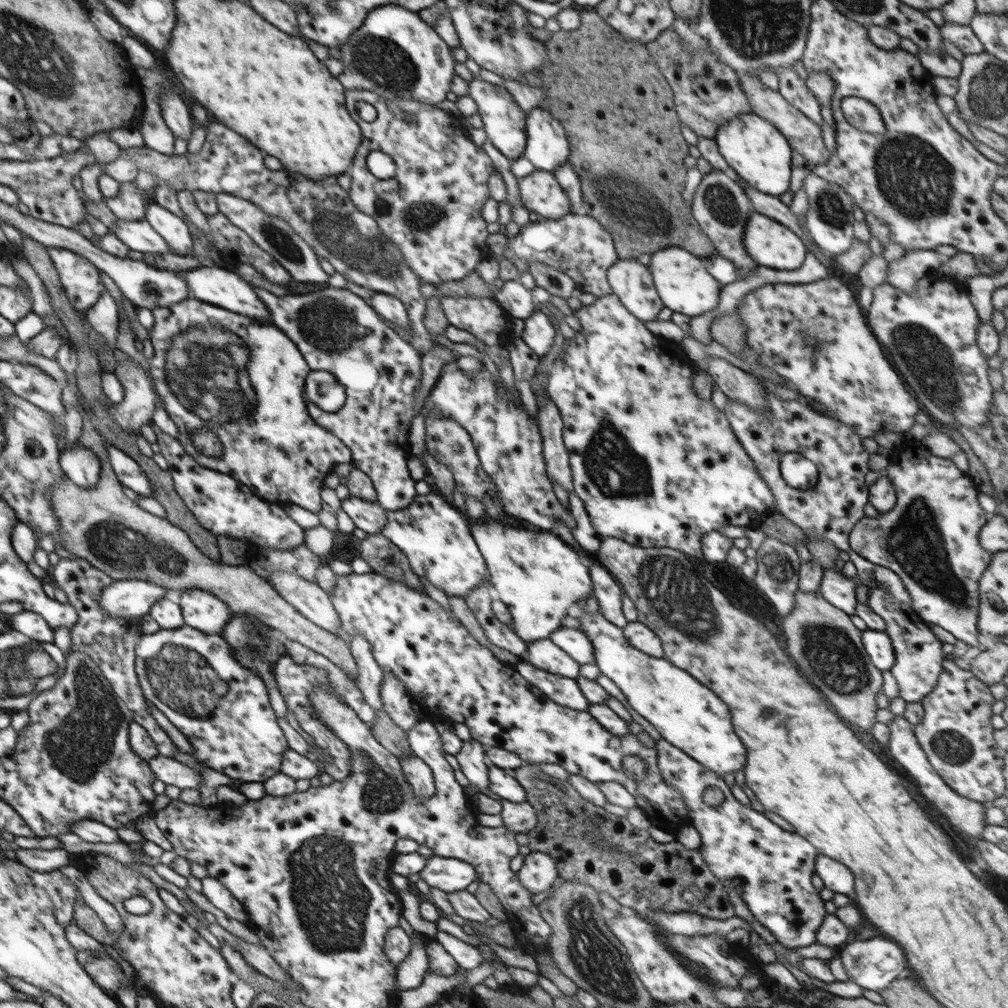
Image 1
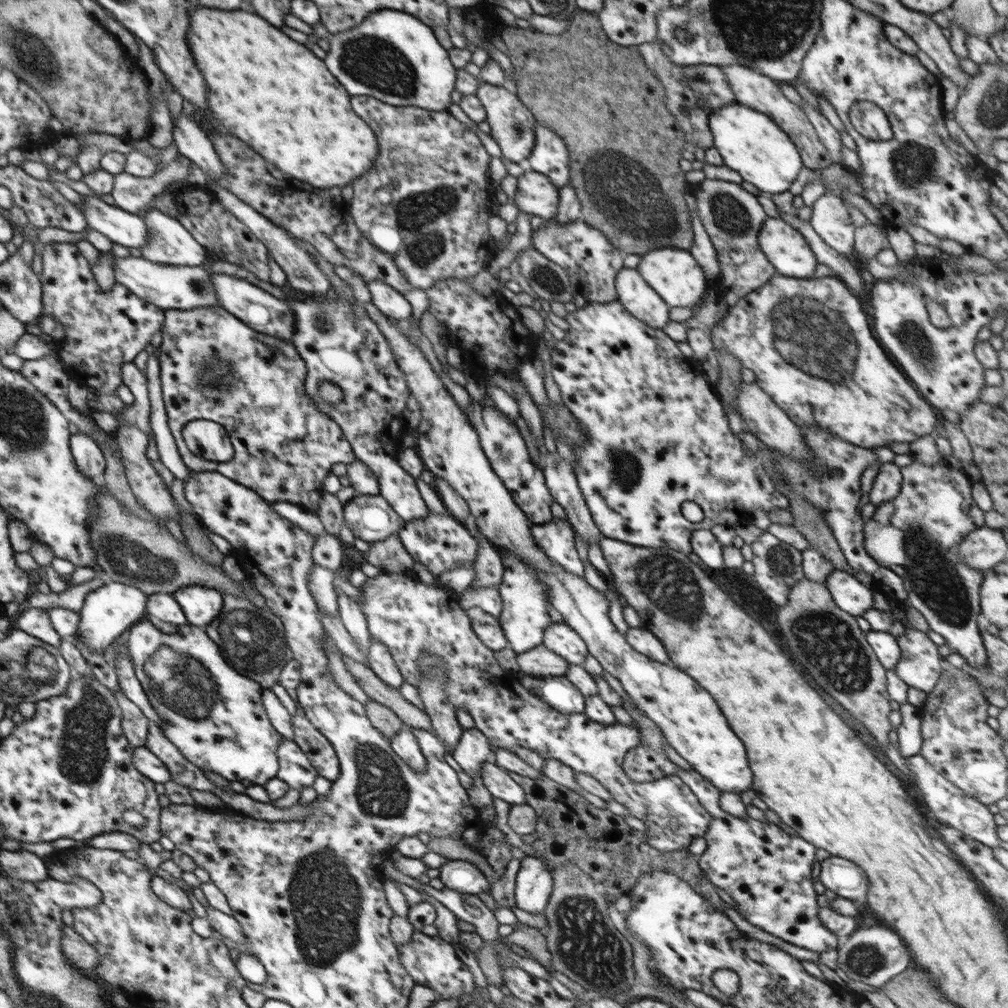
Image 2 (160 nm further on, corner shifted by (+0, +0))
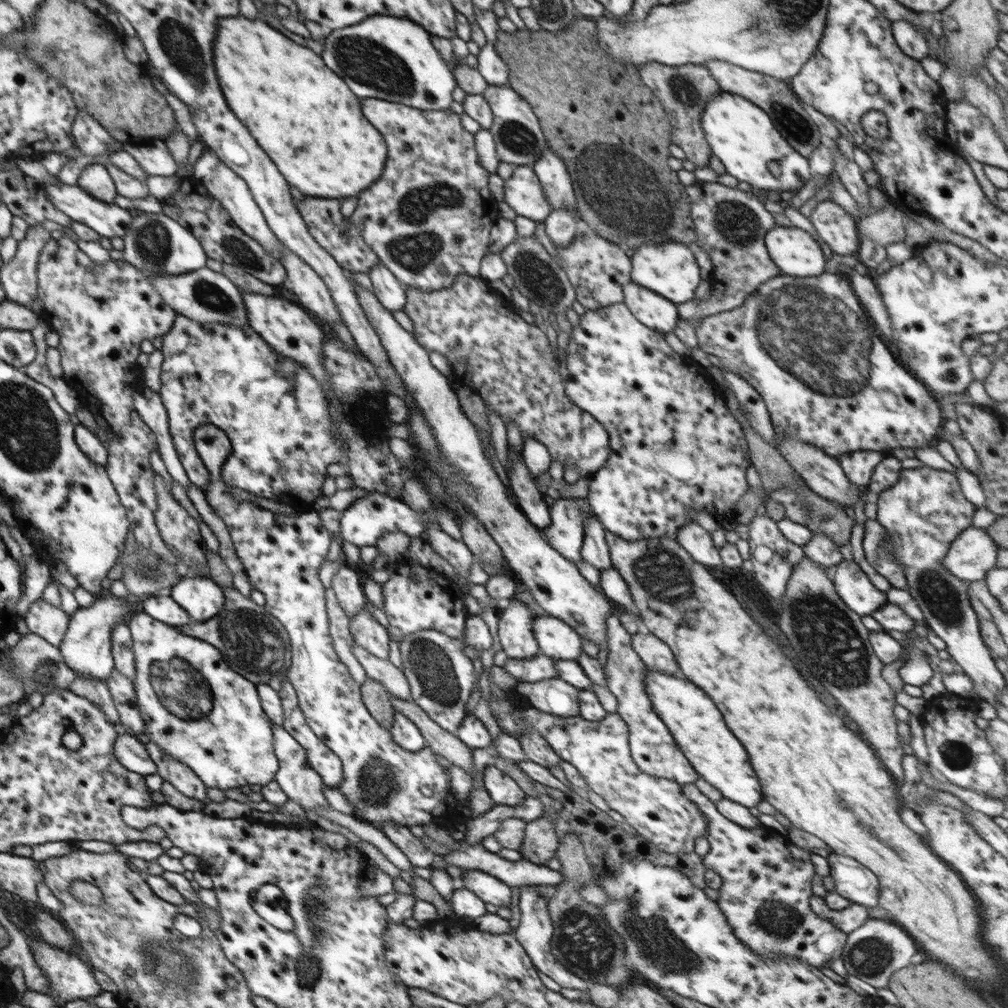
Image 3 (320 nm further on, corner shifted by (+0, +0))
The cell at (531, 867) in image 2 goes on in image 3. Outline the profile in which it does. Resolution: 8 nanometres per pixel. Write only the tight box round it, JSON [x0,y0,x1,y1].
[512,885,589,991]

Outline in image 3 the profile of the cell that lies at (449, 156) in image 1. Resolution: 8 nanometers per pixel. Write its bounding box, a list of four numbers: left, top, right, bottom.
[350,98,495,291]

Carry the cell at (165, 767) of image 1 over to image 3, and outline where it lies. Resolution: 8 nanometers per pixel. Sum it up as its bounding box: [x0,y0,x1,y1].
[114,732,157,777]

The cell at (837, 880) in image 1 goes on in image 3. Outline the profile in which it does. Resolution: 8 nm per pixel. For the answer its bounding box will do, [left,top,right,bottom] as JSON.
[827,853,878,907]

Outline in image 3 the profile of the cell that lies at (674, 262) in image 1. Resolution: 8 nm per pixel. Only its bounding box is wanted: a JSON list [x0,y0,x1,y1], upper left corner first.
[631,241,701,306]

